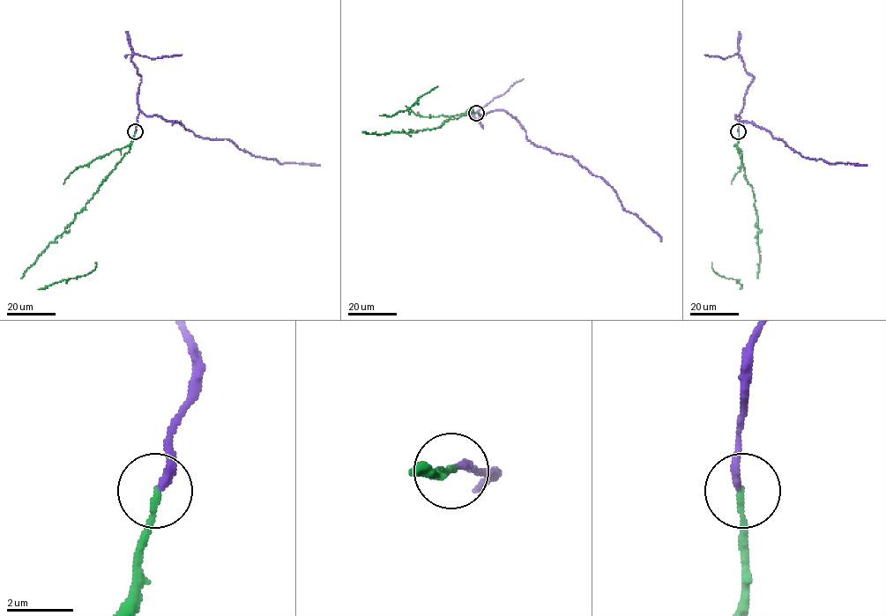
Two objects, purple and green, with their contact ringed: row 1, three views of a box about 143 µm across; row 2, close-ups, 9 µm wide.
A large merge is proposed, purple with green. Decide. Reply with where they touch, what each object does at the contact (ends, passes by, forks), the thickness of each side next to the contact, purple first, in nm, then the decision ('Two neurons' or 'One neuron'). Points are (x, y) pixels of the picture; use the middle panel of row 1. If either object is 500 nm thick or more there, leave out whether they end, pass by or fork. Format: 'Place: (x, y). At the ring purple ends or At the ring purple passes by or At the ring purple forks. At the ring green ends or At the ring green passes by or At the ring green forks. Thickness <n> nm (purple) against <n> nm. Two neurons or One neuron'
Place: (476, 113). At the ring purple ends. At the ring green ends. Thickness 240 nm (purple) against 190 nm. One neuron

